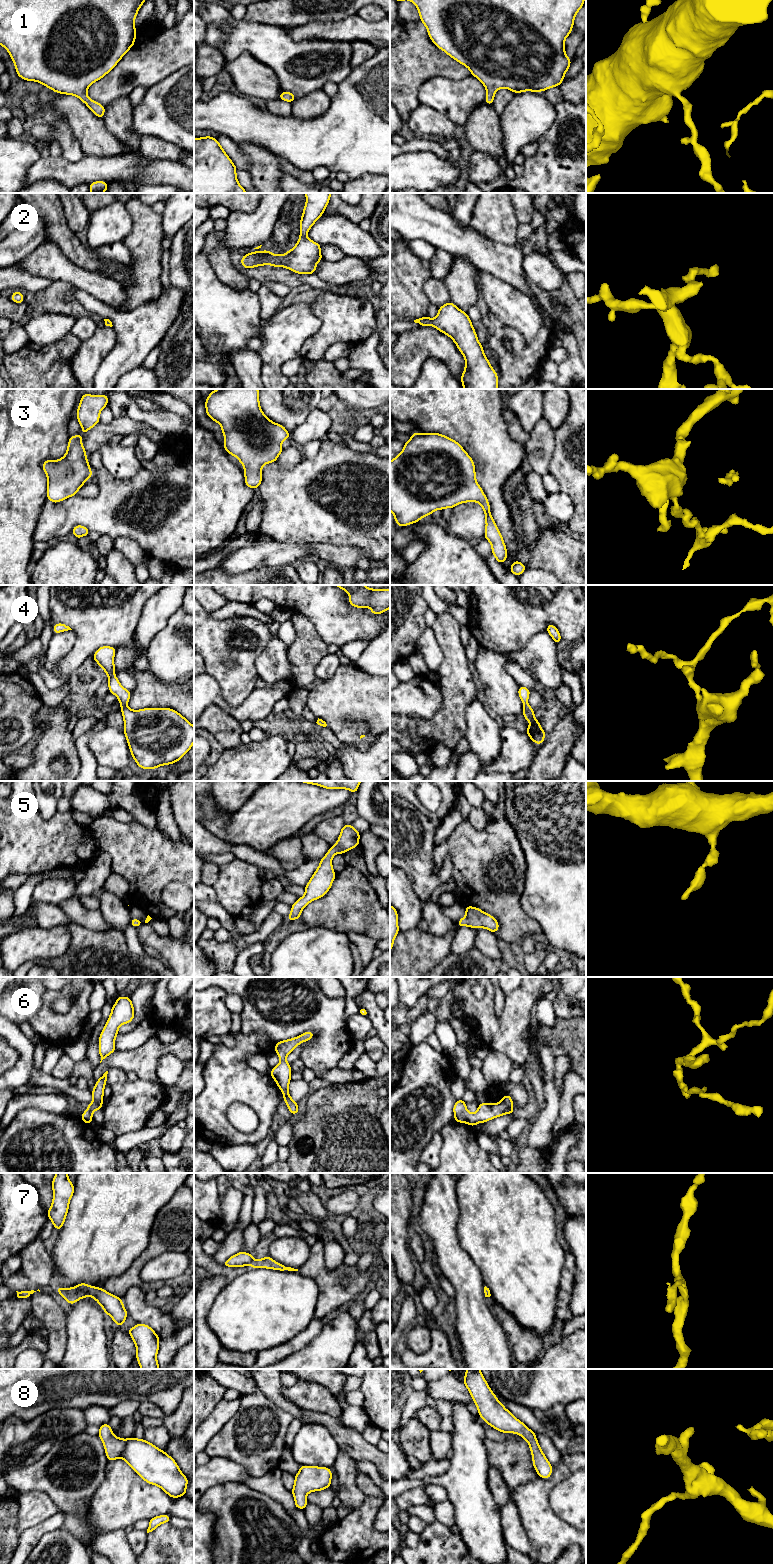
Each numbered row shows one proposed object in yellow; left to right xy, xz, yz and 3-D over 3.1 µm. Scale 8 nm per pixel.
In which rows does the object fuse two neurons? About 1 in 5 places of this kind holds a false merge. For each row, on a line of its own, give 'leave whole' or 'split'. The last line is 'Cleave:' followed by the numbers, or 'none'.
1: leave whole
2: leave whole
3: leave whole
4: leave whole
5: leave whole
6: leave whole
7: leave whole
8: leave whole
Cleave: none

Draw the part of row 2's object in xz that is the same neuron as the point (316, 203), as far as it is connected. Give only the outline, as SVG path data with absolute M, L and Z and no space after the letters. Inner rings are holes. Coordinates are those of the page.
M305 193L306 204L300 219L300 236L296 245L281 256L269 250L247 253L241 258L241 265L248 269L257 266L271 265L284 267L297 274L314 274L316 265L323 260L321 245L307 237L308 231L322 216L327 207L331 193Z

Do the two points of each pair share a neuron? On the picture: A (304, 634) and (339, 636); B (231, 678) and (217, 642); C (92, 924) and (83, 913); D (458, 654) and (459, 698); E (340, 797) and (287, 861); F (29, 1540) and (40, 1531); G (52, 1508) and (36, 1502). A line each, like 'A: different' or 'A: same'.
A: different
B: same
C: same
D: same
E: different
F: same
G: same

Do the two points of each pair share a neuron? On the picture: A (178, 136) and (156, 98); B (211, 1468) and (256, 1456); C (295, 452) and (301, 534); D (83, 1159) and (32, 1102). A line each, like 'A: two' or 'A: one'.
A: one
B: two
C: two
D: two

